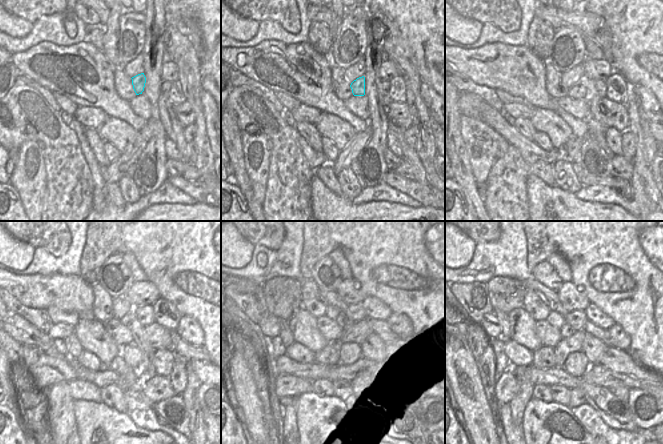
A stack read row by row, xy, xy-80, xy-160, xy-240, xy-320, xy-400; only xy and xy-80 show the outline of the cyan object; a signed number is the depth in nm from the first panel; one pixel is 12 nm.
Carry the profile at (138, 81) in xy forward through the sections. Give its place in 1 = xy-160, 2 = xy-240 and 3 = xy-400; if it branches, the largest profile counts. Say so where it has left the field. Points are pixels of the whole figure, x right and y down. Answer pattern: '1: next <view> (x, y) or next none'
1: next xy-160 (577, 91)
2: next xy-240 (127, 320)
3: next xy-400 (566, 330)

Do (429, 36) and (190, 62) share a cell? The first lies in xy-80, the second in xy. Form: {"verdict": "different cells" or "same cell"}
{"verdict": "different cells"}

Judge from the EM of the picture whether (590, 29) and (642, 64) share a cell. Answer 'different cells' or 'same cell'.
different cells

